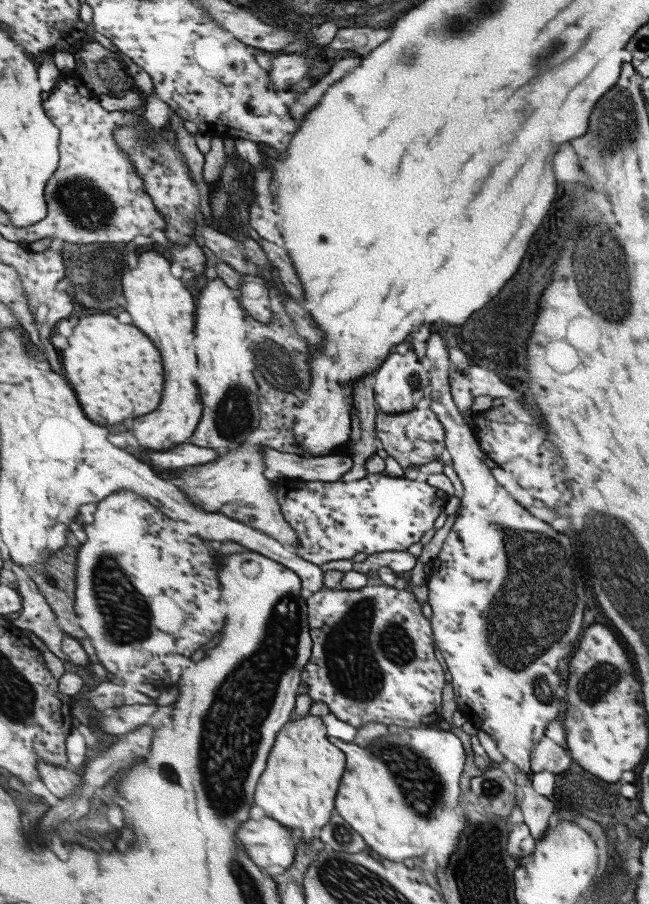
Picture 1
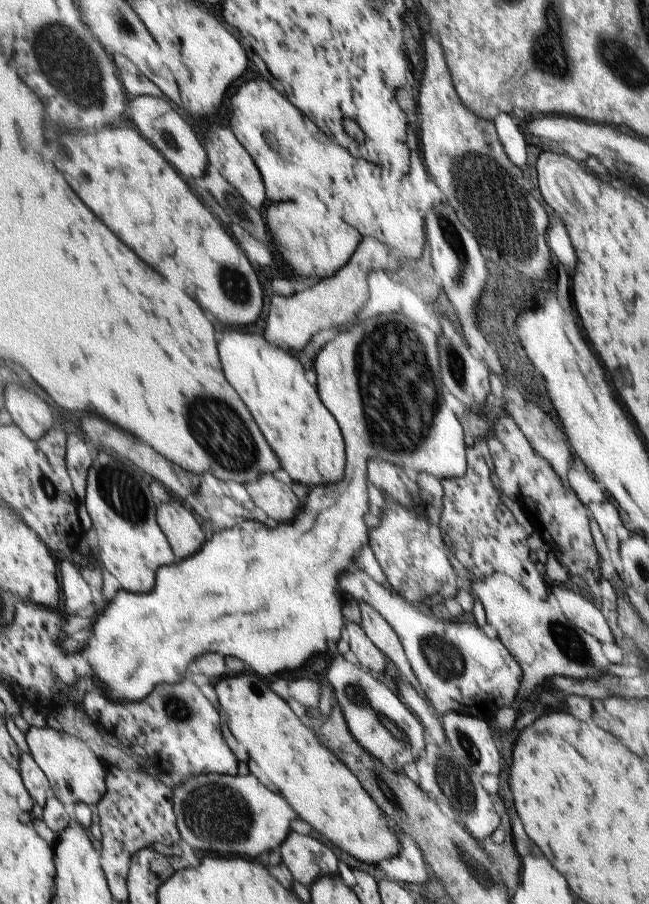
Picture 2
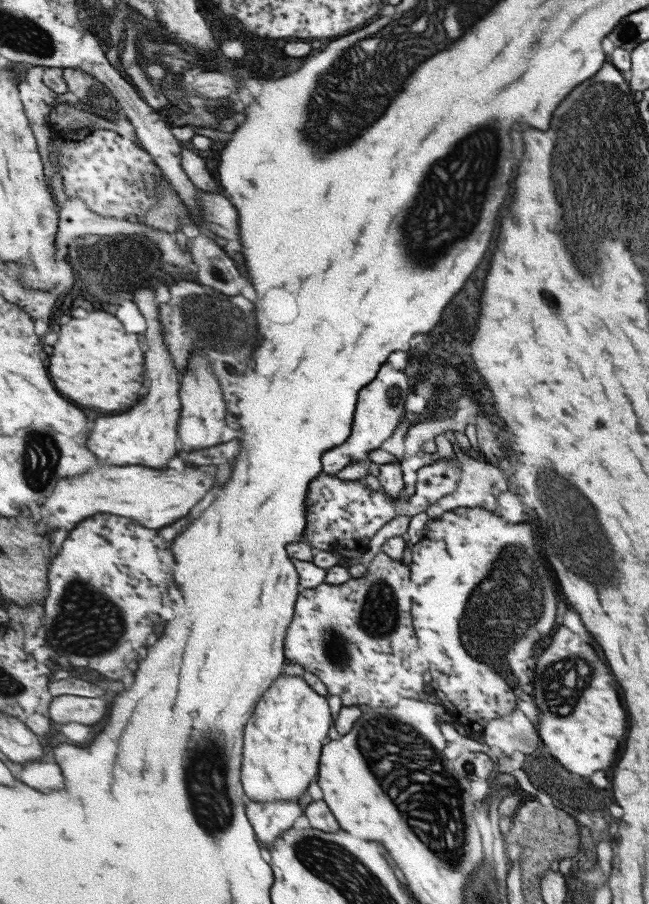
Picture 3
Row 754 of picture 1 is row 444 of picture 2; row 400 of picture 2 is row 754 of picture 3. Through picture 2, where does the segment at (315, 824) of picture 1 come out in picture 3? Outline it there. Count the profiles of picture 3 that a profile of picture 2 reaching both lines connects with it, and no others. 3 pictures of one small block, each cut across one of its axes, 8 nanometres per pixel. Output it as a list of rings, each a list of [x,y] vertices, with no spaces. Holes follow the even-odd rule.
[[[282,674],[258,702],[253,720],[245,730],[245,760],[243,760],[243,784],[246,796],[255,802],[272,803],[276,800],[297,802],[316,776],[319,776],[321,754],[329,741],[329,730],[336,714],[332,712],[328,697],[315,692],[304,677]]]

